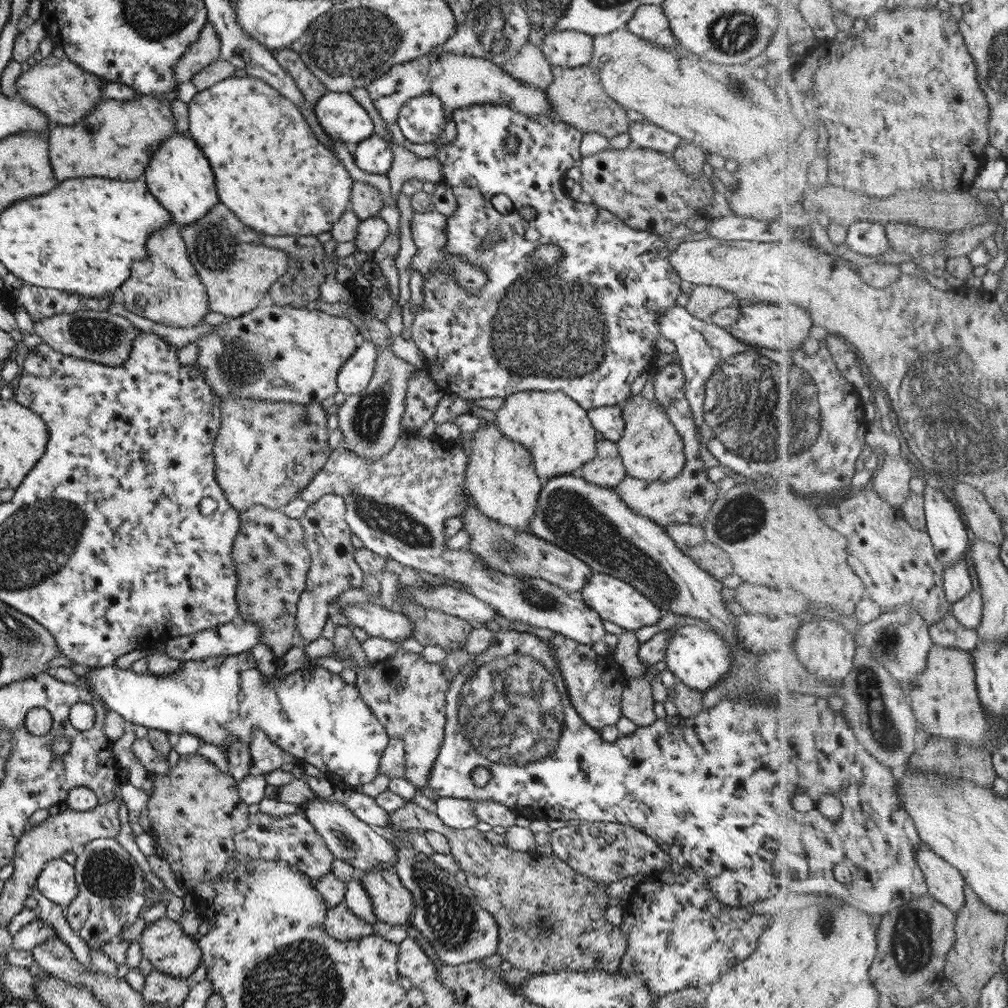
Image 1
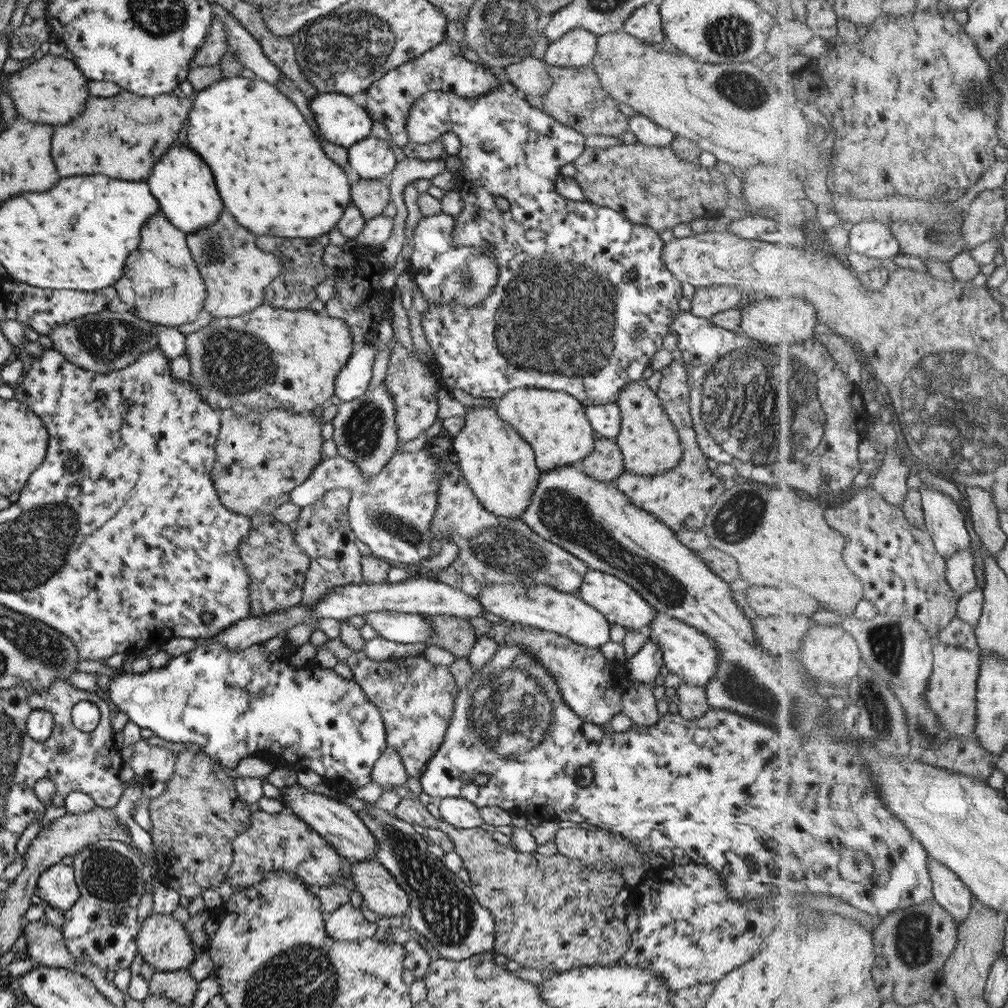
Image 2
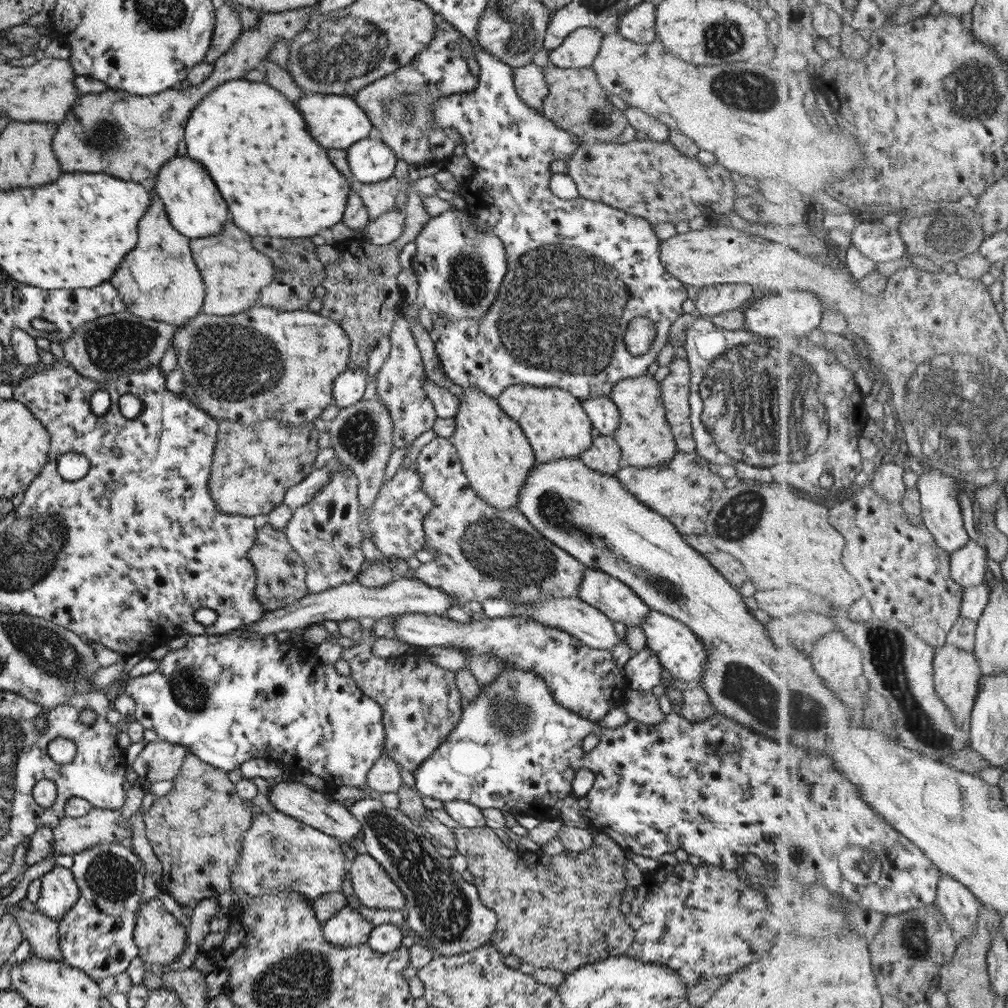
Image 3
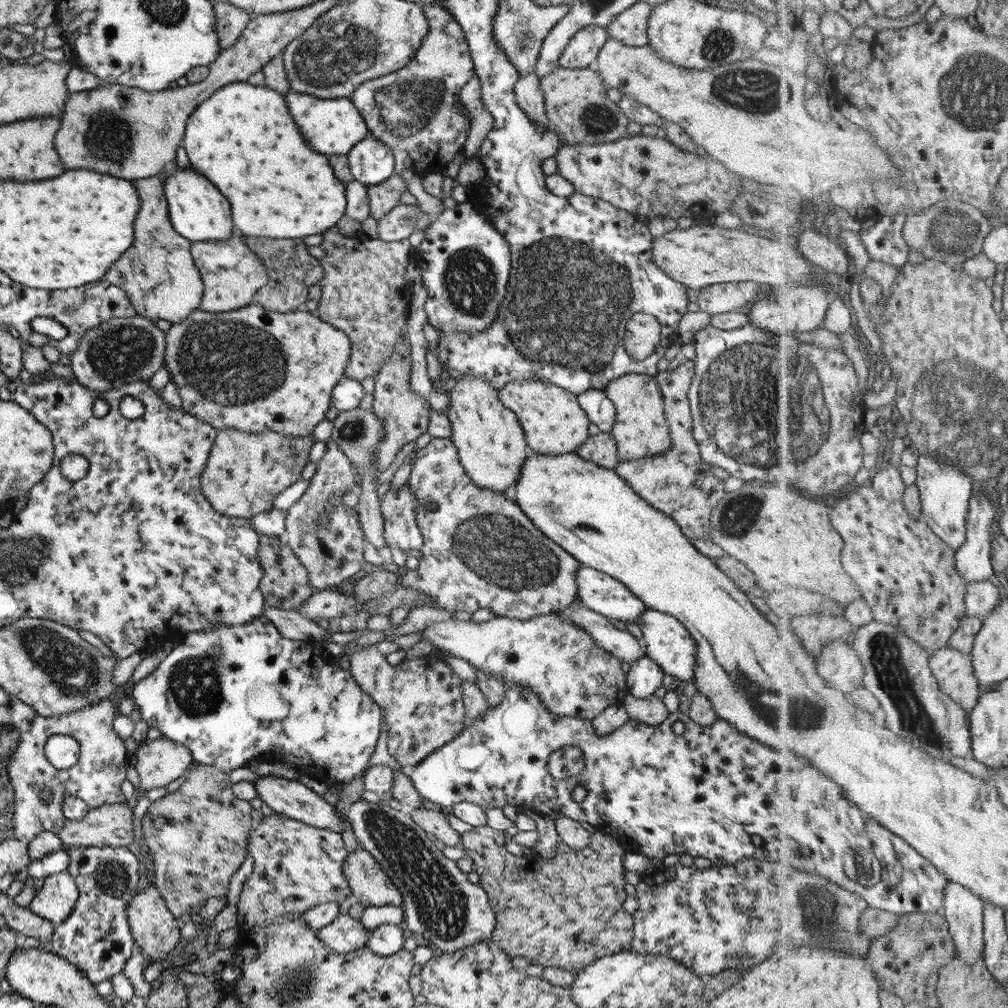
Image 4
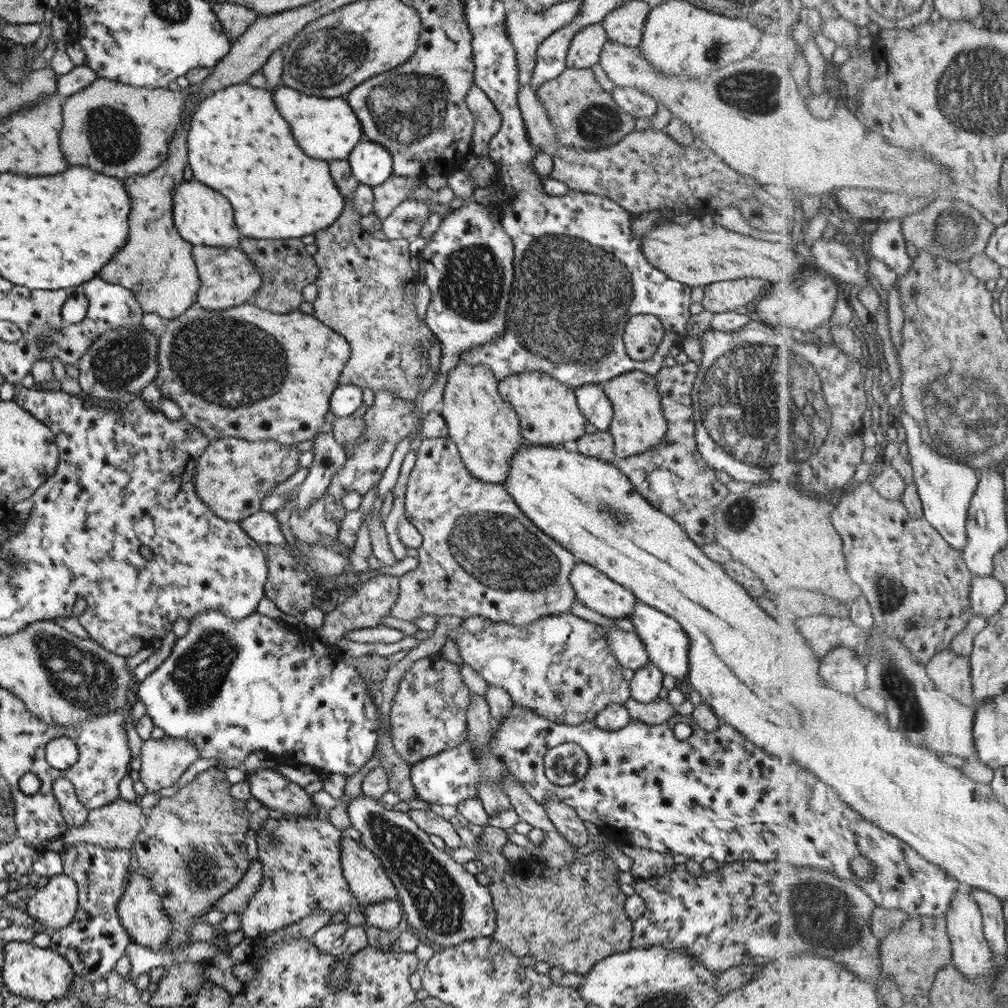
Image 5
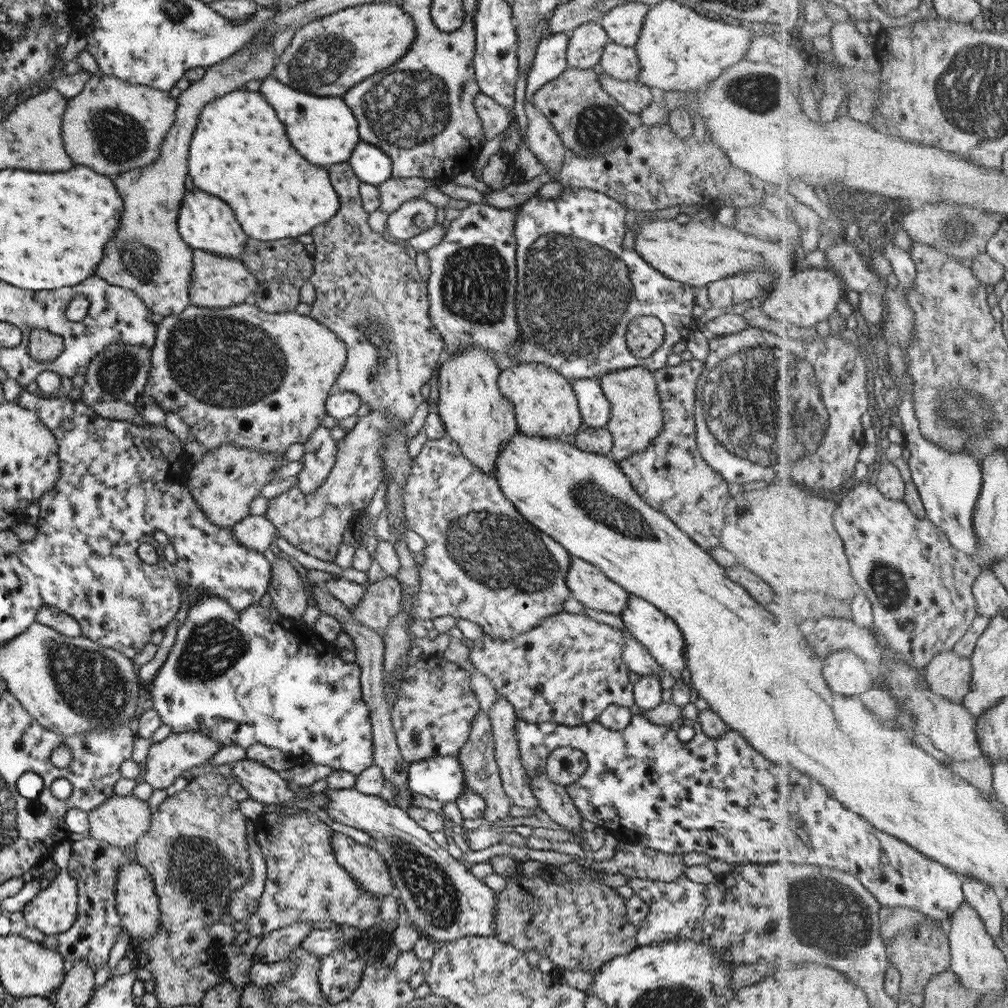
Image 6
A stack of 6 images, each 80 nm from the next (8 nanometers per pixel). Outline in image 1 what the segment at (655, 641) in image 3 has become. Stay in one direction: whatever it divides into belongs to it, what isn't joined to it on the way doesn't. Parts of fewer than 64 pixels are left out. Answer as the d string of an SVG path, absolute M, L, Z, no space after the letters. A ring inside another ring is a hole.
M685 625L677 627L672 634L674 635L668 638L663 662L665 662L666 669L673 674L676 682L704 693L734 667L730 648L711 629L702 630L696 626Z

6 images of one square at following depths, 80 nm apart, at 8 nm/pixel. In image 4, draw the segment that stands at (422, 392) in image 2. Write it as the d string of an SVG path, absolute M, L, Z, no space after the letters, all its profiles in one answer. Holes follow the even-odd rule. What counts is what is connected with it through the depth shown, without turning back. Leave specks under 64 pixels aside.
M399 335L397 337L397 343L393 347L393 353L389 354L389 361L381 367L379 373L375 375L374 387L373 387L373 400L371 402L371 413L377 417L380 422L382 422L382 437L374 450L374 457L372 458L372 463L375 465L375 469L379 473L385 471L391 464L395 454L400 450L401 446L404 444L415 441L419 438L422 433L426 432L427 423L429 420L429 414L431 414L431 409L429 404L419 395L411 391L409 387L411 373L411 358L410 358L410 345L407 340L407 335Z

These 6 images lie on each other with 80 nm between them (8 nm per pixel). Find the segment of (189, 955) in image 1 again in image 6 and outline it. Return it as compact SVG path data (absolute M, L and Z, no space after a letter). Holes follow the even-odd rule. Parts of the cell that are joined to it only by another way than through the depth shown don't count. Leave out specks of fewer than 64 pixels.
M119 864L117 868L119 870L117 870L117 884L115 884L115 910L118 912L120 925L127 930L131 940L141 940L147 935L152 935L159 926L158 897L155 895L152 880L143 865Z

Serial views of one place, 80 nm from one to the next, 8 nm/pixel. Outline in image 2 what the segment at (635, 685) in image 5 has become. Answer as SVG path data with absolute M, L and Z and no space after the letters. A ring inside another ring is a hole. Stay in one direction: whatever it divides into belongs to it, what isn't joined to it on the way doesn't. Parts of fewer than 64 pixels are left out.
M648 640L631 658L625 662L629 682L652 684L662 665L662 654L658 644Z

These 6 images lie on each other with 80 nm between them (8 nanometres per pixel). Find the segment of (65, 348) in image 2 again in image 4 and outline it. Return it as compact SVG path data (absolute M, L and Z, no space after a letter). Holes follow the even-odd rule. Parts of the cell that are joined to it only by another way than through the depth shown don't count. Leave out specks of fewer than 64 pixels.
M139 315L129 318L110 318L83 334L77 349L69 357L71 371L76 383L103 395L111 389L150 379L163 365L165 334L155 328L154 322Z

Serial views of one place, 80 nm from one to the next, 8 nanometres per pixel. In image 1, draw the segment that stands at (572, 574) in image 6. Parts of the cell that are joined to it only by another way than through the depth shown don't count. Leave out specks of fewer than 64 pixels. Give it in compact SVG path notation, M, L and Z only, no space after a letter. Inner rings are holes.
M591 572L580 591L582 601L613 630L635 631L641 626L651 626L660 620L657 606L630 584L612 576Z

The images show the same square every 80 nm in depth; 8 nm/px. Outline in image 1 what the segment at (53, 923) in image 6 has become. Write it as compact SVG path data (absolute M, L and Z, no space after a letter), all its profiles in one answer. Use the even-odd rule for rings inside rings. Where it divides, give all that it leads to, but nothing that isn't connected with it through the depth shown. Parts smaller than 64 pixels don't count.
M62 859L47 861L35 880L41 896L65 908L78 892L74 880L74 868Z

